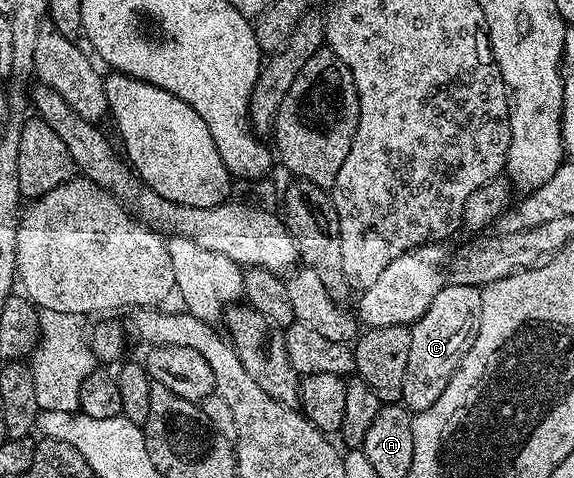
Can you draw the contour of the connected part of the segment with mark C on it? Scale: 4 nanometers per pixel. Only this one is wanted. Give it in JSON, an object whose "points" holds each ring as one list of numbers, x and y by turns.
{"points":[[445,283,442,290,434,296,434,302,418,318,415,324,411,325,410,334,410,359,406,362,406,378,402,378,402,403,409,412,415,414,422,410,430,410,438,398,442,398,442,390,450,382,450,378,458,370,462,358,470,350,474,338,478,334,478,322,482,318,482,291,474,286,462,286,461,284]]}

